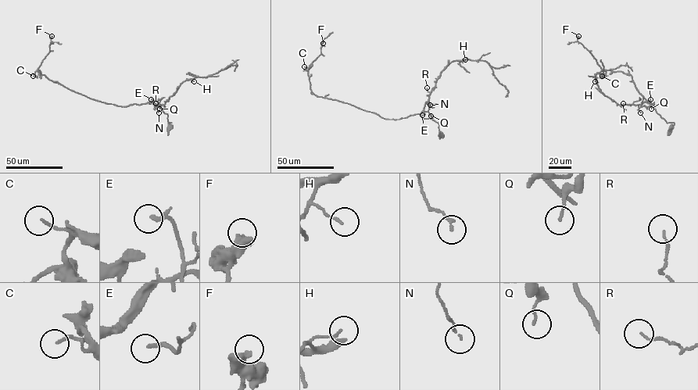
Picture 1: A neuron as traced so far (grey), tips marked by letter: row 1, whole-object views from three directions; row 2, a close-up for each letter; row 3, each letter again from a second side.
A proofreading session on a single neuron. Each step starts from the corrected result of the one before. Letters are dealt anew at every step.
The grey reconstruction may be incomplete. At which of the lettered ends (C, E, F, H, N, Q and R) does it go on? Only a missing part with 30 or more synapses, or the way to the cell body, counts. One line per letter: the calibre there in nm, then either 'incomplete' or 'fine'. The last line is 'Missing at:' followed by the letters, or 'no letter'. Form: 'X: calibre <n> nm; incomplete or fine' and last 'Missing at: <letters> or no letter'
C: calibre 120 nm; fine
E: calibre 200 nm; fine
F: calibre 320 nm; fine
H: calibre 90 nm; fine
N: calibre 130 nm; fine
Q: calibre 110 nm; fine
R: calibre 90 nm; fine
Missing at: no letter

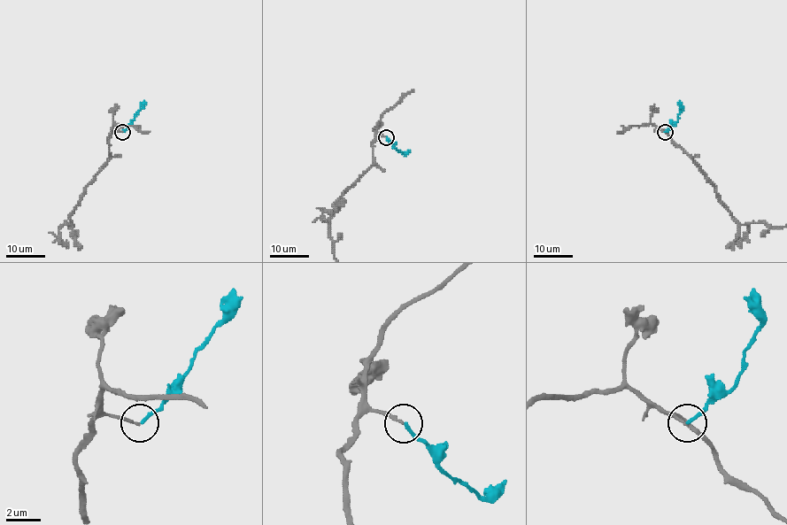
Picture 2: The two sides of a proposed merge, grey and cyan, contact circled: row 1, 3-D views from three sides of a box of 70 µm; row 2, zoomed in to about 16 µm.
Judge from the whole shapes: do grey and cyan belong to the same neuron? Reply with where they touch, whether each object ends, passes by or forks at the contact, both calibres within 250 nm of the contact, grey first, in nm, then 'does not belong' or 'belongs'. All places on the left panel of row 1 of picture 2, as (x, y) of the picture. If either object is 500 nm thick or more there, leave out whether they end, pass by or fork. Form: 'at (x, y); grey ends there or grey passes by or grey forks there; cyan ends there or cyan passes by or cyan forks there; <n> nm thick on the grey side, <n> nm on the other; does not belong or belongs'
at (122, 132); grey ends there; cyan ends there; 150 nm thick on the grey side, 190 nm on the other; belongs

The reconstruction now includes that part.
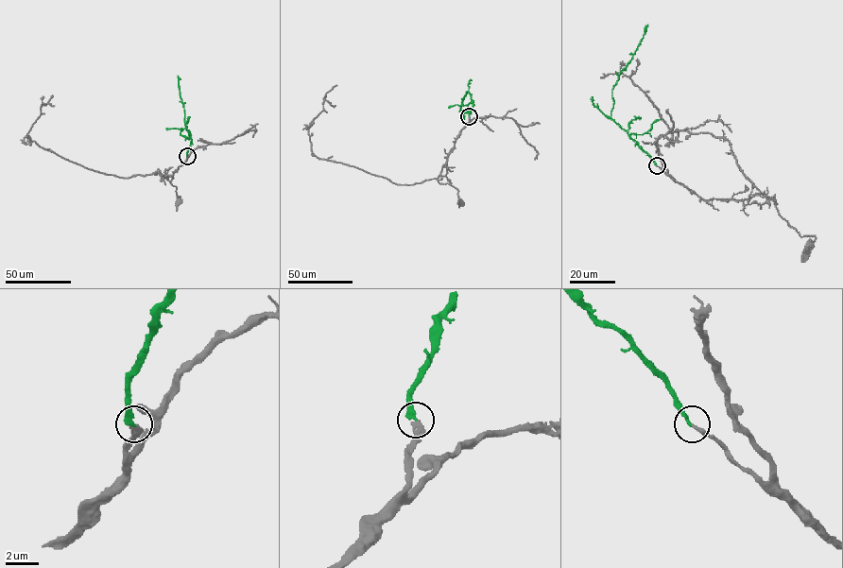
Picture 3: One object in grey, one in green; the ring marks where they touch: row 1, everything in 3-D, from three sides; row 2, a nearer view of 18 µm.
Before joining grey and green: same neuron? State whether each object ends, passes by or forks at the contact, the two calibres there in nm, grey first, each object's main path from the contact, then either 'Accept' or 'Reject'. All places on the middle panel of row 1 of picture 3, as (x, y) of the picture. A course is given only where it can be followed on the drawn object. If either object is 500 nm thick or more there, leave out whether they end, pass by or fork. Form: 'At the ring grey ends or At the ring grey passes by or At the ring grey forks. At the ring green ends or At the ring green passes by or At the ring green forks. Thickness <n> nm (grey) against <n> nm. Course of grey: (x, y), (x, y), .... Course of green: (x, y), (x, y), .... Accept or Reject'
At the ring grey ends. At the ring green ends. Thickness 240 nm (grey) against 240 nm. Course of grey: (469, 117), (437, 179), (439, 183), (449, 183), (457, 189), (461, 200), (459, 207), (460, 203). Course of green: (469, 116), (473, 101), (468, 91), (459, 111). Accept

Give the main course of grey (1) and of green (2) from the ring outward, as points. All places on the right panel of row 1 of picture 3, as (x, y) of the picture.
1: (657, 165), (705, 200), (774, 195), (779, 215), (800, 235), (815, 237), (809, 245)
2: (657, 165), (611, 117), (612, 87), (647, 25)

